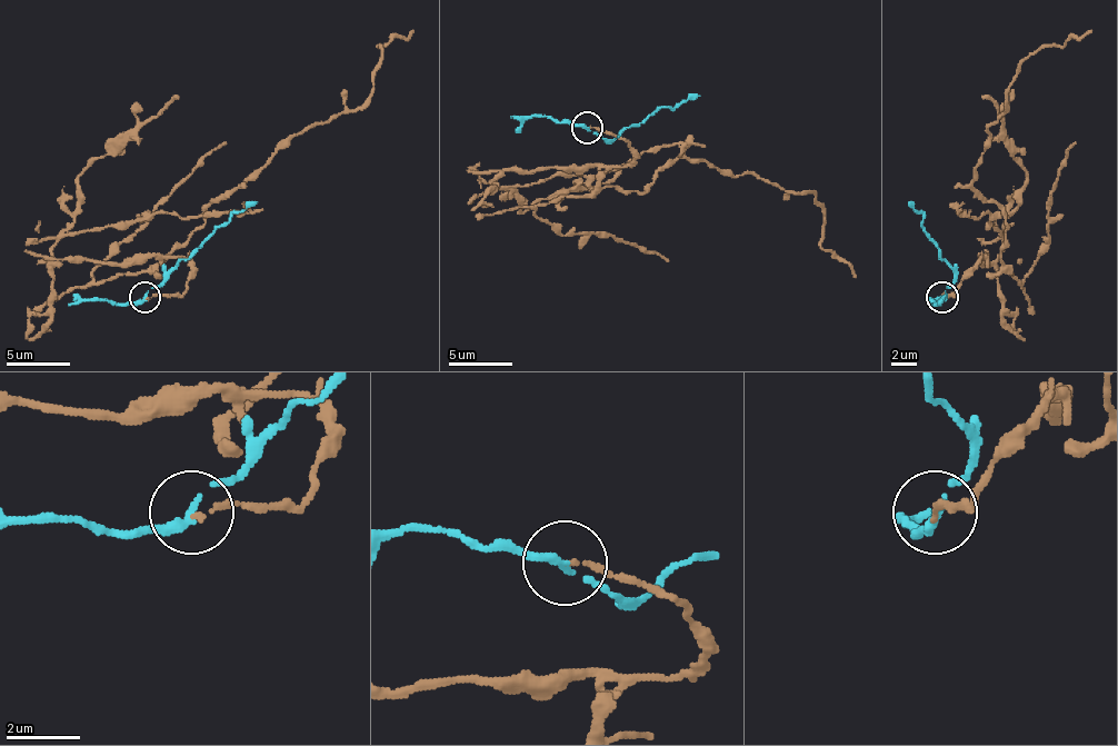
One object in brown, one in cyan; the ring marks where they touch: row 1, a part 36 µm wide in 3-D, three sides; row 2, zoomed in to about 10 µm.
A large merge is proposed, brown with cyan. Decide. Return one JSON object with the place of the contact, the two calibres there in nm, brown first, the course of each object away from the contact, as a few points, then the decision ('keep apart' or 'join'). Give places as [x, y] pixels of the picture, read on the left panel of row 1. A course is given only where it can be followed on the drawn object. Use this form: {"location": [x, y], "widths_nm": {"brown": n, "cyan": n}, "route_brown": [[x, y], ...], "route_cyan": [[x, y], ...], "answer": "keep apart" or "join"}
{"location": [145, 297], "widths_nm": {"brown": 120, "cyan": 180}, "route_brown": [[143, 298], [179, 295], [191, 272], [182, 257], [160, 262], [293, 136], [357, 110], [379, 47], [413, 31]], "route_cyan": [[143, 298], [217, 228], [258, 202]], "answer": "keep apart"}

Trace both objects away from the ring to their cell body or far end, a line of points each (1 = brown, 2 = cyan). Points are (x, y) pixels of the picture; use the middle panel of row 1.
1: (586, 128), (634, 153), (602, 172), (602, 188), (647, 191), (681, 157), (811, 191), (821, 246), (856, 277)
2: (586, 128), (611, 141), (659, 106), (675, 109), (700, 97)

